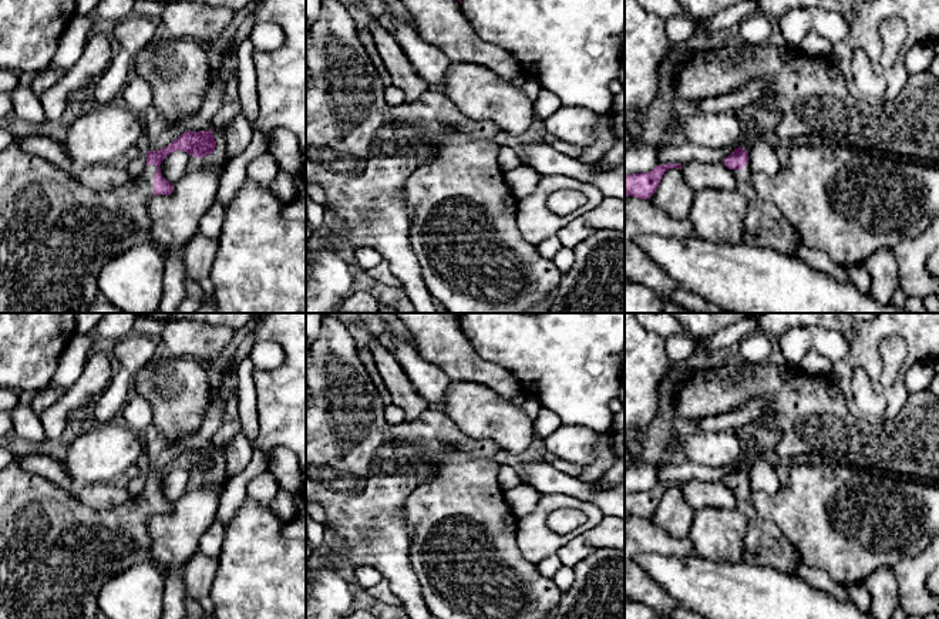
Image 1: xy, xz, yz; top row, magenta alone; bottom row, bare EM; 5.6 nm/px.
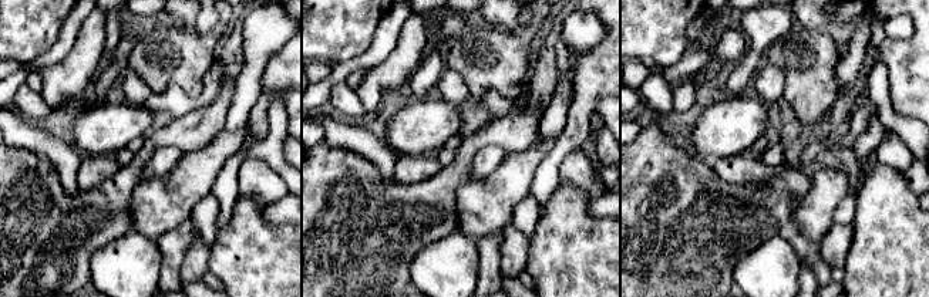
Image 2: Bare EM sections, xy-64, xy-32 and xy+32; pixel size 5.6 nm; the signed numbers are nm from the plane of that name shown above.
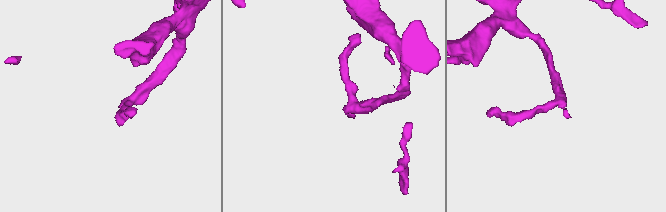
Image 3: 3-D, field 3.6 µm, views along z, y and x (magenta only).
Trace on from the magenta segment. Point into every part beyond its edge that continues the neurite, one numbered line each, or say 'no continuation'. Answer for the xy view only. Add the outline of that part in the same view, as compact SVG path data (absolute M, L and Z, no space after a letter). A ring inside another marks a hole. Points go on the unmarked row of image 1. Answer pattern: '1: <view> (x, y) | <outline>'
1: xy (56, 554) | M13 458L0 471L0 619L98 619L98 593L102 585L118 573L137 564L152 562L165 579L169 566L154 561L152 536L148 532L155 491L155 484L147 484L144 491L125 505L94 511L51 481L26 471L20 461Z

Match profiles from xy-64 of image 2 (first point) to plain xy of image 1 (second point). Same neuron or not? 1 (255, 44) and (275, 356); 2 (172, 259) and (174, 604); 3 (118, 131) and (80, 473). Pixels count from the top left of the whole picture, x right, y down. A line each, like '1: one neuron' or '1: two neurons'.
1: one neuron
2: one neuron
3: one neuron

